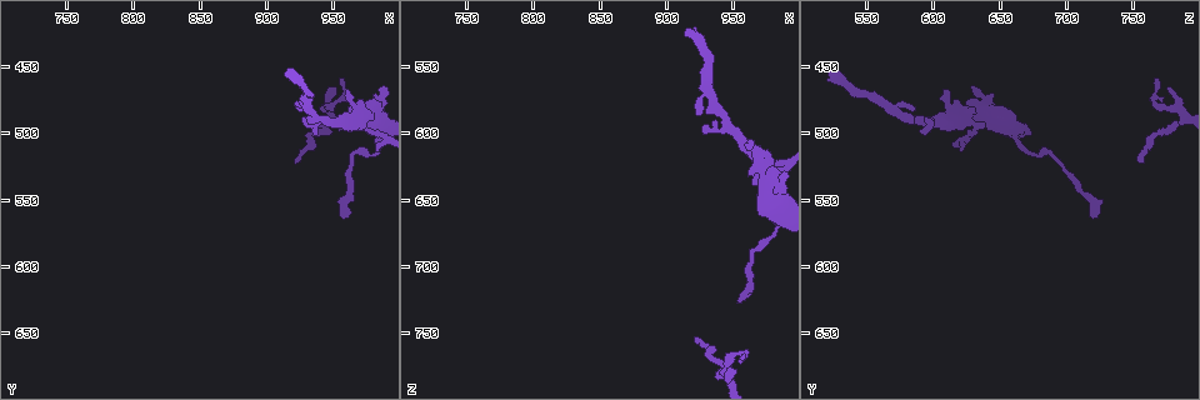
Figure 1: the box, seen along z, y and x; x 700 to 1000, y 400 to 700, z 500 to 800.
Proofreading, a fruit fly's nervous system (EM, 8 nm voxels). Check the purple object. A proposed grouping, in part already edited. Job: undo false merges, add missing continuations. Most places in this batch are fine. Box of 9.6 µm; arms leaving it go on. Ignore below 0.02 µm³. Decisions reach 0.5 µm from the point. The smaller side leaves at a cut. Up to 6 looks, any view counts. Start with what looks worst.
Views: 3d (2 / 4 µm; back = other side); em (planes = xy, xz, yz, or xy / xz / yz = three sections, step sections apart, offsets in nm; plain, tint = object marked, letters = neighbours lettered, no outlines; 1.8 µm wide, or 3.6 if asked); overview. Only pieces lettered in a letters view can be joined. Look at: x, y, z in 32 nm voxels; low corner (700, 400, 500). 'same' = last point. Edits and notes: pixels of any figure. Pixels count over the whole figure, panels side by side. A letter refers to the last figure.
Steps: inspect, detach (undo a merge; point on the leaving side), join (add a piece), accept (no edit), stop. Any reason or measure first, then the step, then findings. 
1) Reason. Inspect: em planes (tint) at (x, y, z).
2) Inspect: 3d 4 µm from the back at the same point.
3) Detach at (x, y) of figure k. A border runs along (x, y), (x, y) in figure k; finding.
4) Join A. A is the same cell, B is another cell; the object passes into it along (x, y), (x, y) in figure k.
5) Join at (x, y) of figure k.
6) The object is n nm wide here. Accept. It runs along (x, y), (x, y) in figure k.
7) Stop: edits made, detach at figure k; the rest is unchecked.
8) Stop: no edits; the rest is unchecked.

An open end. Inspect: 3d 4 µm at (946, 466, 778).

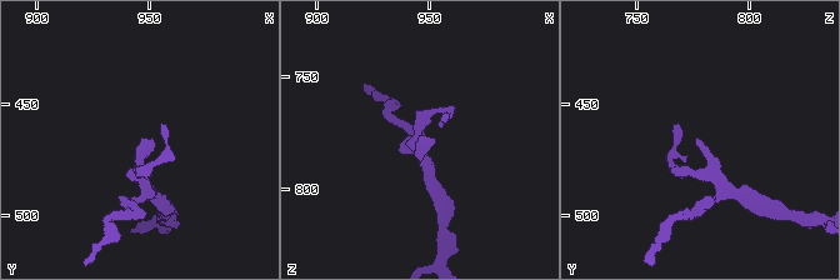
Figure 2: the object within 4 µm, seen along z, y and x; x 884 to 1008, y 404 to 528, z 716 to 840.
Shape alone is not enough. Inspect: em planes (letters) at (947, 466, 778).

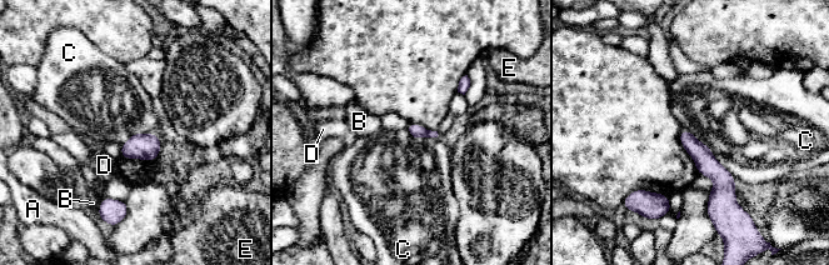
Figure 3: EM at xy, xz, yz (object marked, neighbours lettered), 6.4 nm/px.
The object is 90 nm wide here. Accept. A, B, C, D and E are other cells; a border runs along (133, 131), (156, 134) in figure 3; no lettered piece goes on from it.

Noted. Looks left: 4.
Branch stops here. Inspect: em yz step 8 (letters) at (960, 470, 612).

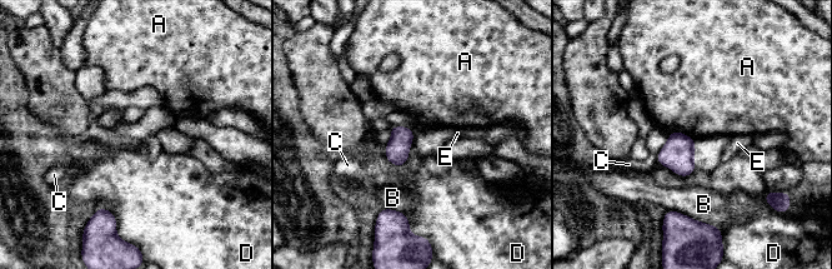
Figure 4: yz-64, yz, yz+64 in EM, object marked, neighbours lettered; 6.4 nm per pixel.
Inspect: em planes (letters) at the same point.

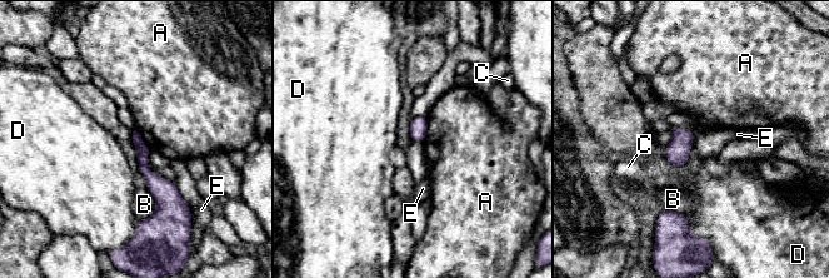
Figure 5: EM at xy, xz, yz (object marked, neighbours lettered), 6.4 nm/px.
Accept. A, B, C, D and E are other cells; it runs along (135, 135), (159, 211) in figure 5; none of them fits.

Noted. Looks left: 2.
Free end. Inspect: 3d 2 µm at (916, 456, 524).

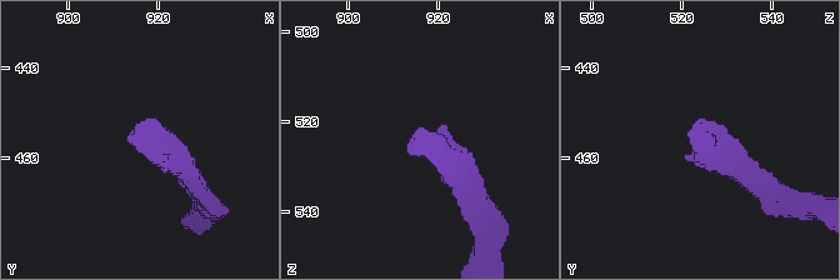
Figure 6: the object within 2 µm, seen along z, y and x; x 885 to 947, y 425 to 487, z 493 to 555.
Inspect: em planes (letters) at (914, 454, 525).

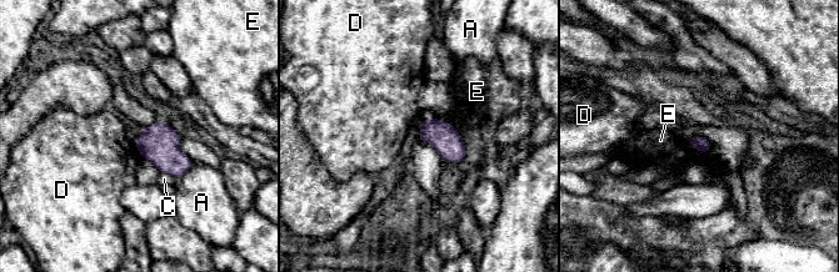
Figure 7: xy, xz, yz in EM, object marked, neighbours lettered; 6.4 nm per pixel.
Accept. A, C, D and E are other cells; none of them fits.

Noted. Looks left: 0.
Stop: no edits; the rest is unchecked.

